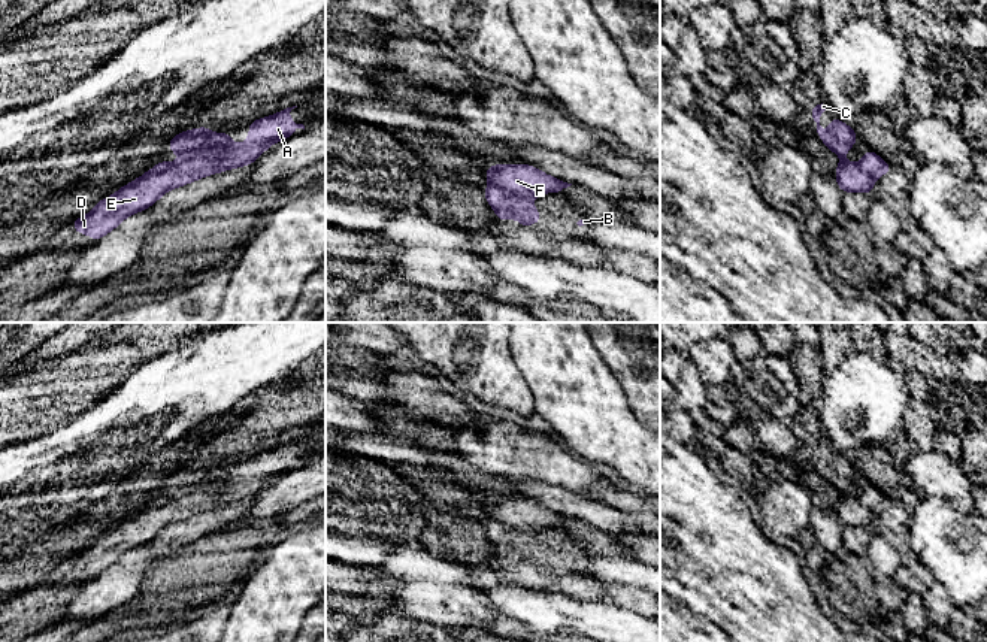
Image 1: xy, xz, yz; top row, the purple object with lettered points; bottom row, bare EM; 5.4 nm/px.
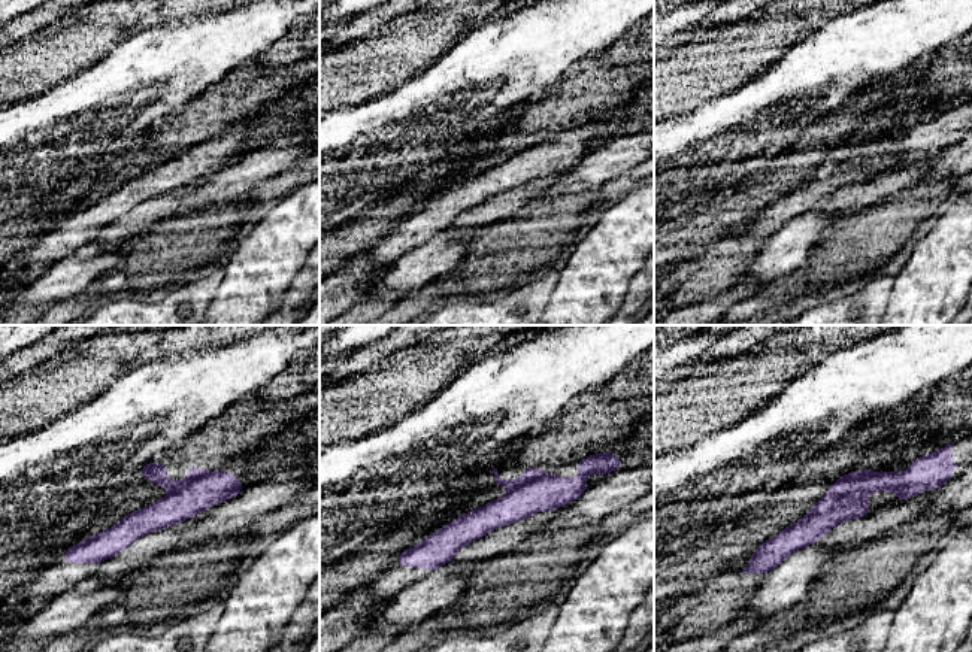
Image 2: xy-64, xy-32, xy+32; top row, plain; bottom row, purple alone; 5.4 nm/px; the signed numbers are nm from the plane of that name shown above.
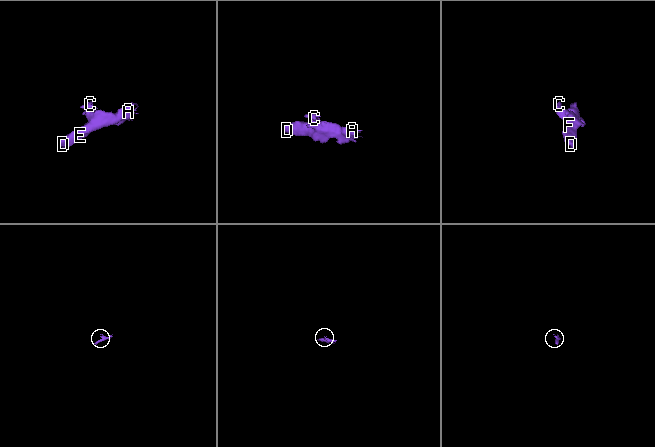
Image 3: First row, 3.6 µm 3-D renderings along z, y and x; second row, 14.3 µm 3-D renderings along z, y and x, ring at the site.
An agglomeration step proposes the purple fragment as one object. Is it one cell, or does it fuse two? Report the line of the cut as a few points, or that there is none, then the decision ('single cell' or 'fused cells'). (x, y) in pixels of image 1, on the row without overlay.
no cut | single cell

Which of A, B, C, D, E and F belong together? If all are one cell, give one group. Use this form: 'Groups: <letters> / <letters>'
Groups: A B C D E F

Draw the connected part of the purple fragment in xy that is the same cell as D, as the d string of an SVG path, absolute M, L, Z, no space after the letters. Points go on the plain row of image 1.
M287 442L270 451L249 457L249 469L245 478L233 478L230 467L212 467L208 461L199 461L175 469L169 475L170 485L182 493L176 497L160 496L140 512L121 521L115 529L100 535L91 546L76 552L72 561L76 567L88 569L93 575L99 575L113 563L116 563L127 551L142 546L152 540L169 524L188 520L208 509L215 509L224 505L252 499L267 482L294 469L296 463L303 463L303 458L296 458L290 452L290 446L297 442Z

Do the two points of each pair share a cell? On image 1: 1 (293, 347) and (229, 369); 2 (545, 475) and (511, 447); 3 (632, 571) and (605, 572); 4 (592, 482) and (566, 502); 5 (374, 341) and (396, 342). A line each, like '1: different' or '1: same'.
1: same
2: same
3: same
4: different
5: same

